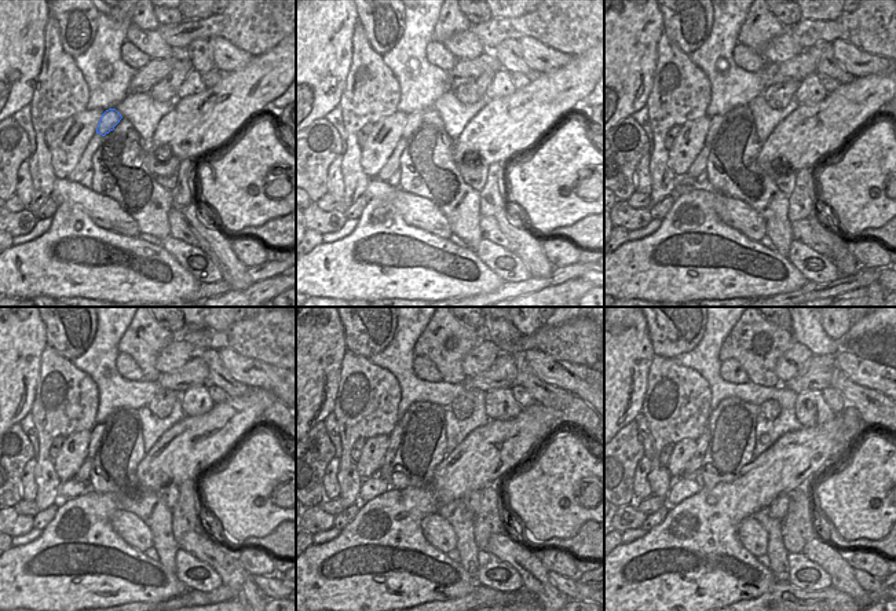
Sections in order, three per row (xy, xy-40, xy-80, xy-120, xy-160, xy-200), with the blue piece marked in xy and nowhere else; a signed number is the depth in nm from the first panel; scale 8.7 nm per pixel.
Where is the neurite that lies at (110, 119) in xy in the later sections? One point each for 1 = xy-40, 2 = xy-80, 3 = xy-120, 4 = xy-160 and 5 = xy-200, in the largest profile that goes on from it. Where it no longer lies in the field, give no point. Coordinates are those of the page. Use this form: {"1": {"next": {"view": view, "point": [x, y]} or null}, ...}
{"1": {"next": {"view": "xy-40", "point": [413, 120]}}, "2": {"next": {"view": "xy-80", "point": [716, 121]}}, "3": {"next": {"view": "xy-120", "point": [97, 432]}}, "4": {"next": {"view": "xy-160", "point": [395, 436]}}, "5": {"next": {"view": "xy-200", "point": [702, 442]}}}

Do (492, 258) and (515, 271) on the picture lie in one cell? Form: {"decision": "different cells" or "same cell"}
{"decision": "same cell"}

